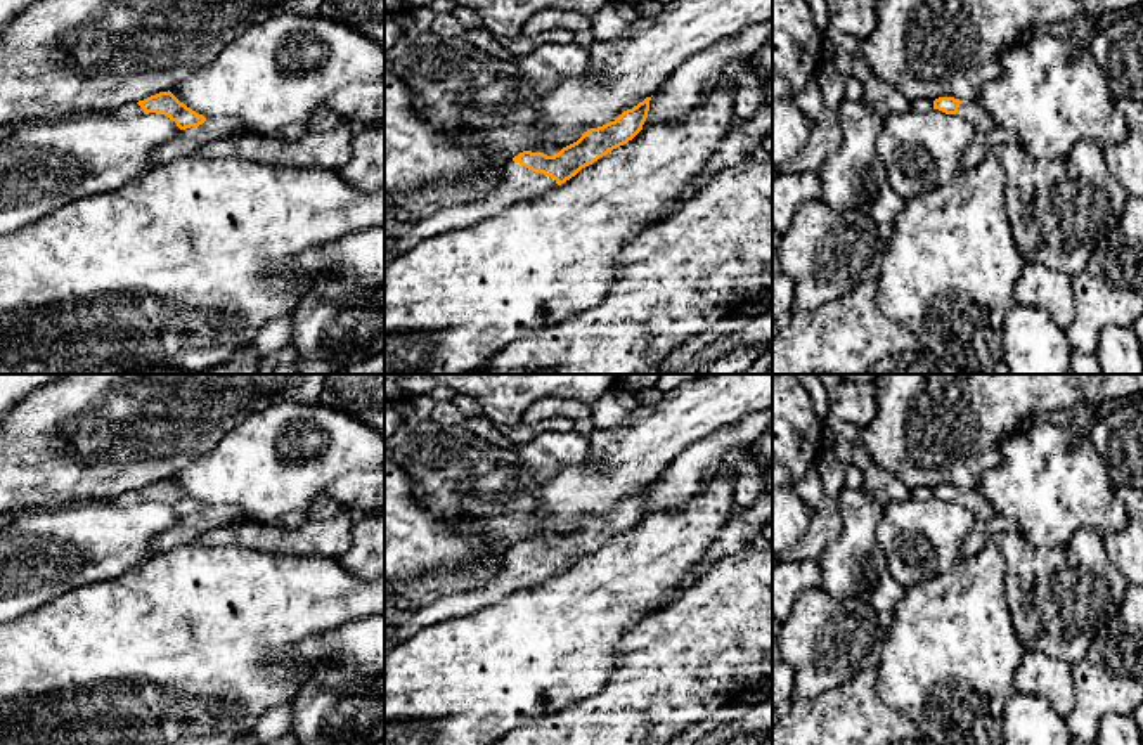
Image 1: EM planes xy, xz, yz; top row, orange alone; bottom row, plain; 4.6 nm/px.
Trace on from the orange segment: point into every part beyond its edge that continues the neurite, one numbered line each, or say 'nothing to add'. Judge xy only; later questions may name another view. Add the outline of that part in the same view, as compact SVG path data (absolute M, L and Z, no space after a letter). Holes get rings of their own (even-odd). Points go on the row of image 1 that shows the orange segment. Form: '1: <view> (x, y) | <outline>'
1: xy (132, 110) | M130 102L121 106L118 111L113 113L119 120L130 120L130 118L139 118L144 113L144 109L137 102Z

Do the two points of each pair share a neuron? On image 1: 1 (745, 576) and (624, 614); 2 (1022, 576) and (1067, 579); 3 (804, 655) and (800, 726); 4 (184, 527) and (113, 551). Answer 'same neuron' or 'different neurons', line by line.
1: different neurons
2: same neuron
3: different neurons
4: different neurons

